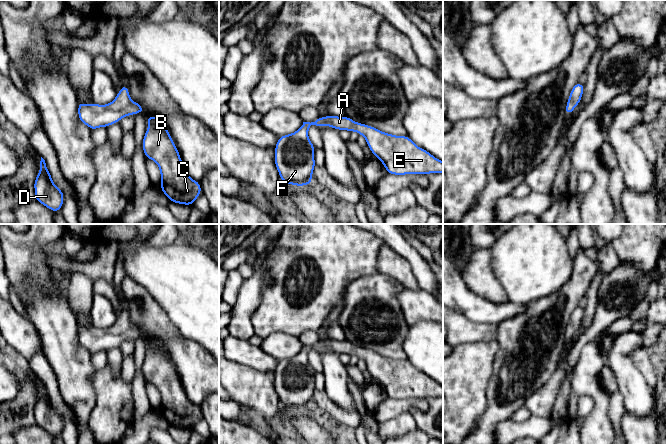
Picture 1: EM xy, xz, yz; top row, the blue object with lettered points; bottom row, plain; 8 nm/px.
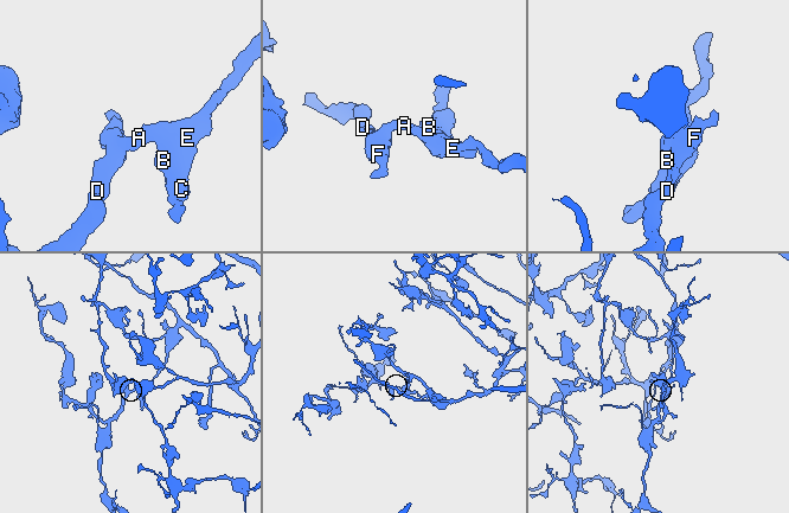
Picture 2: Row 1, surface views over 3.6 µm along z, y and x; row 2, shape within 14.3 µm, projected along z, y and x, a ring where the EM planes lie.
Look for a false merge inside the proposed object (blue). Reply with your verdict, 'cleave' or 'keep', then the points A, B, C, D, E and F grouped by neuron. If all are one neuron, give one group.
keep; A B C D E F

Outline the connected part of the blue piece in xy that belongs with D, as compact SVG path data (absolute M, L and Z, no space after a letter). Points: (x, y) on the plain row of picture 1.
M41 381L40 396L34 405L35 424L54 436L61 434L64 417L57 411L48 395L45 384Z

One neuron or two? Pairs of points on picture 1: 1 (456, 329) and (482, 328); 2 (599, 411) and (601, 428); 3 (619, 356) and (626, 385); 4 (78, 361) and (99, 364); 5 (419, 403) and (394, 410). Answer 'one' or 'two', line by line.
1: one
2: one
3: one
4: two
5: one

